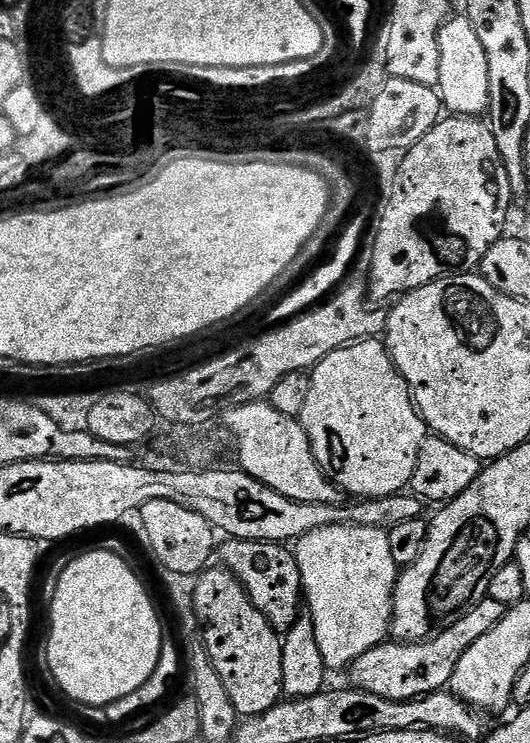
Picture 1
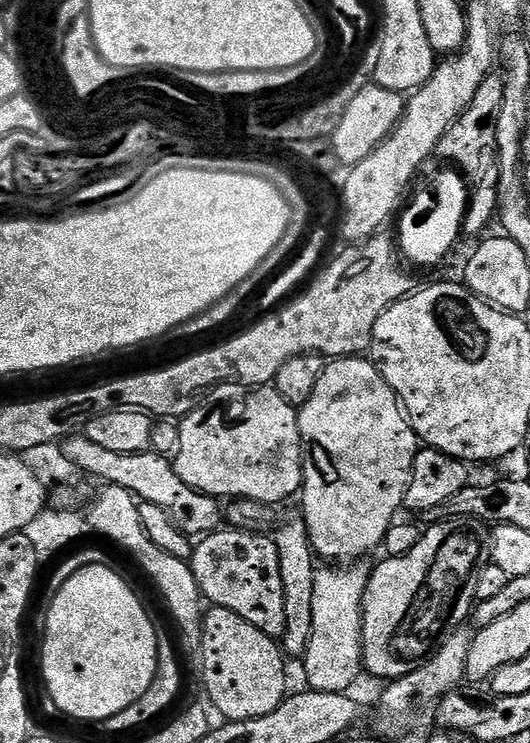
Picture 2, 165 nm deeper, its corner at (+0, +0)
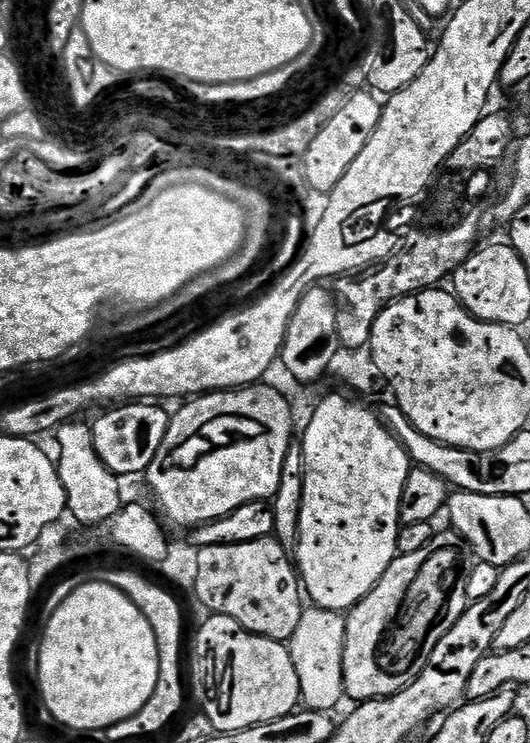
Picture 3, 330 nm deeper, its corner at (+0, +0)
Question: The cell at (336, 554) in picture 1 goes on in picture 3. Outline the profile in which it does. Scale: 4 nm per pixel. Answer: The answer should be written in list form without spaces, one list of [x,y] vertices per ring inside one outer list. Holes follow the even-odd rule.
[[[315,606],[305,607],[302,622],[294,630],[288,644],[292,655],[294,670],[298,670],[300,698],[305,709],[314,712],[331,713],[332,707],[345,699],[344,690],[344,639],[346,638],[347,619],[339,612],[331,612]]]

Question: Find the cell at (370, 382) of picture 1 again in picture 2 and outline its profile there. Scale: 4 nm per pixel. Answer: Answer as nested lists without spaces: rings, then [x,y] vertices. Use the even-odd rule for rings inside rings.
[[[359,355],[346,356],[333,359],[325,363],[324,373],[318,378],[318,386],[314,386],[314,394],[306,403],[299,405],[298,415],[300,418],[300,442],[304,446],[304,483],[302,485],[302,497],[304,496],[304,508],[302,515],[308,527],[308,536],[312,540],[312,550],[317,557],[326,559],[328,562],[356,562],[367,552],[372,552],[375,548],[379,549],[384,543],[384,535],[392,527],[397,519],[396,511],[404,508],[404,495],[408,489],[408,483],[412,477],[412,467],[414,458],[418,451],[418,437],[412,428],[412,421],[408,419],[400,399],[396,392],[382,378],[382,374],[372,363],[371,359],[361,358]]]

